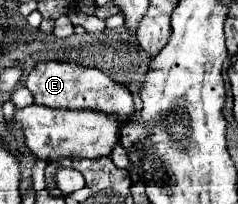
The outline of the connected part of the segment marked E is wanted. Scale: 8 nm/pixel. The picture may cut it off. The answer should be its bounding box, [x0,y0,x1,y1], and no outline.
[25,60,135,120]

